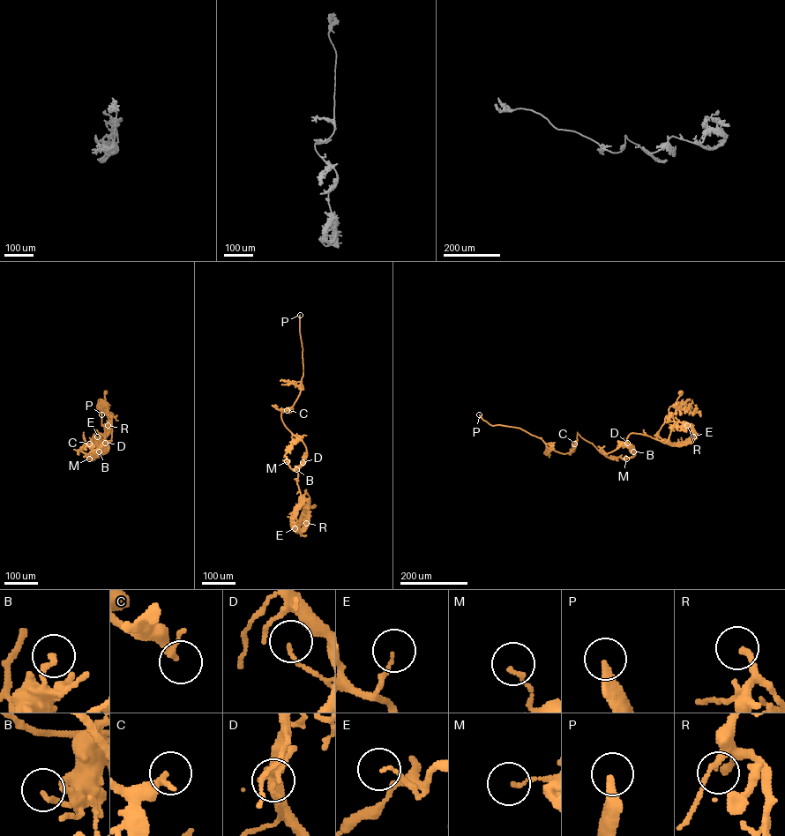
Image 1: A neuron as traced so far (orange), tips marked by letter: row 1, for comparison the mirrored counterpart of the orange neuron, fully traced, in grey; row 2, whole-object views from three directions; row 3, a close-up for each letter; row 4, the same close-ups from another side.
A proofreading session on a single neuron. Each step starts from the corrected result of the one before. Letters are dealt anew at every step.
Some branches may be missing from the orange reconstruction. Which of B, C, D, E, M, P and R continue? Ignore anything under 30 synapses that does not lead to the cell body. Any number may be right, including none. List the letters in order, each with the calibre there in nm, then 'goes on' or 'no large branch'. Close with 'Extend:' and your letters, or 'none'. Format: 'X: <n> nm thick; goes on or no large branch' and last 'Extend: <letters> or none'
B: 190 nm thick; no large branch
C: 180 nm thick; no large branch
D: 120 nm thick; no large branch
E: 100 nm thick; no large branch
M: 130 nm thick; no large branch
P: 320 nm thick; goes on
R: 200 nm thick; goes on
Extend: P, R

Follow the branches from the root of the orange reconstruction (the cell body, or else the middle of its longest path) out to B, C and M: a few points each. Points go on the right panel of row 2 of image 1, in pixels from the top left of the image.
B: (681, 392), (669, 408), (674, 423), (668, 441), (631, 433), (626, 440), (633, 451)
C: (681, 392), (669, 408), (674, 423), (666, 443), (631, 433), (618, 447), (605, 454), (579, 434), (574, 444)
M: (681, 392), (669, 408), (674, 423), (668, 441), (631, 433), (627, 444), (635, 453), (626, 459)

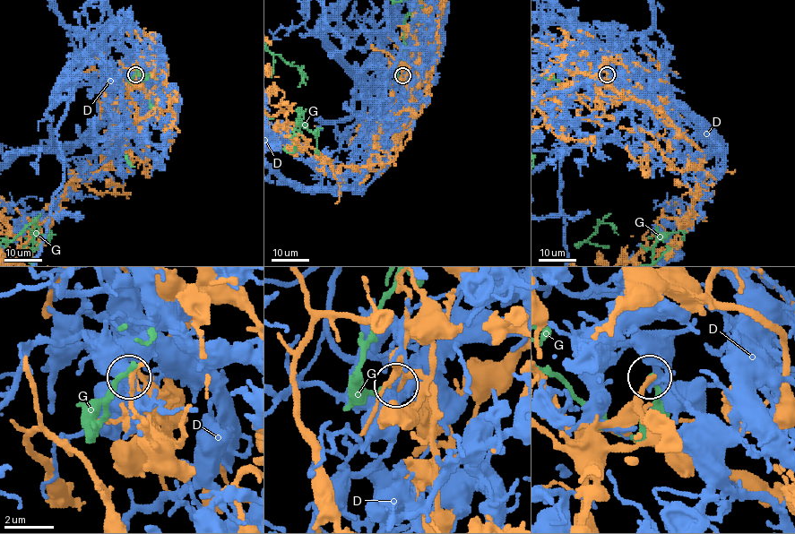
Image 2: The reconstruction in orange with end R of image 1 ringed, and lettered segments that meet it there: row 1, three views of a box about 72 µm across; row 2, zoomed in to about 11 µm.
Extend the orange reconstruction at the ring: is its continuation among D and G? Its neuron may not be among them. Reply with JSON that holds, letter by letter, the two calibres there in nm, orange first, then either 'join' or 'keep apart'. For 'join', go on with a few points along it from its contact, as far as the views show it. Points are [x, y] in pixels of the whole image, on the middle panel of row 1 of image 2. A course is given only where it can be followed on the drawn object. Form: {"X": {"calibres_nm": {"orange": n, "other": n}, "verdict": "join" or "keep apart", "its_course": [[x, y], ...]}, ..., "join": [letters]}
{"D": {"calibres_nm": {"orange": 240, "other": 130}, "verdict": "keep apart"}, "G": {"calibres_nm": {"orange": 220, "other": 120}, "verdict": "keep apart"}, "join": []}

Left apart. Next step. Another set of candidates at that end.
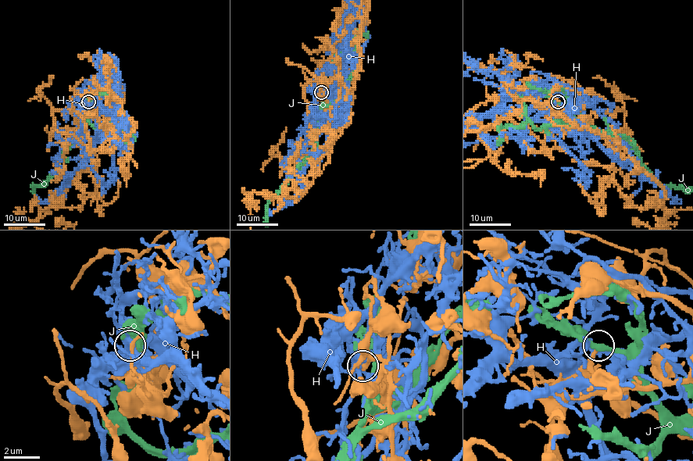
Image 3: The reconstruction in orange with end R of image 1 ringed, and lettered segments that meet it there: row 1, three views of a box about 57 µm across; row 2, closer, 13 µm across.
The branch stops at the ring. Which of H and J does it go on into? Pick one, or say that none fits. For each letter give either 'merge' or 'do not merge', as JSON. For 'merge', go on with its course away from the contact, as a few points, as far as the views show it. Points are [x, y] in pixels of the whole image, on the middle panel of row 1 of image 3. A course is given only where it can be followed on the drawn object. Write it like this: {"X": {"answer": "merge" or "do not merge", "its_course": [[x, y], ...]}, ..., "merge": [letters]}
{"H": {"answer": "do not merge"}, "J": {"answer": "do not merge"}, "merge": []}

